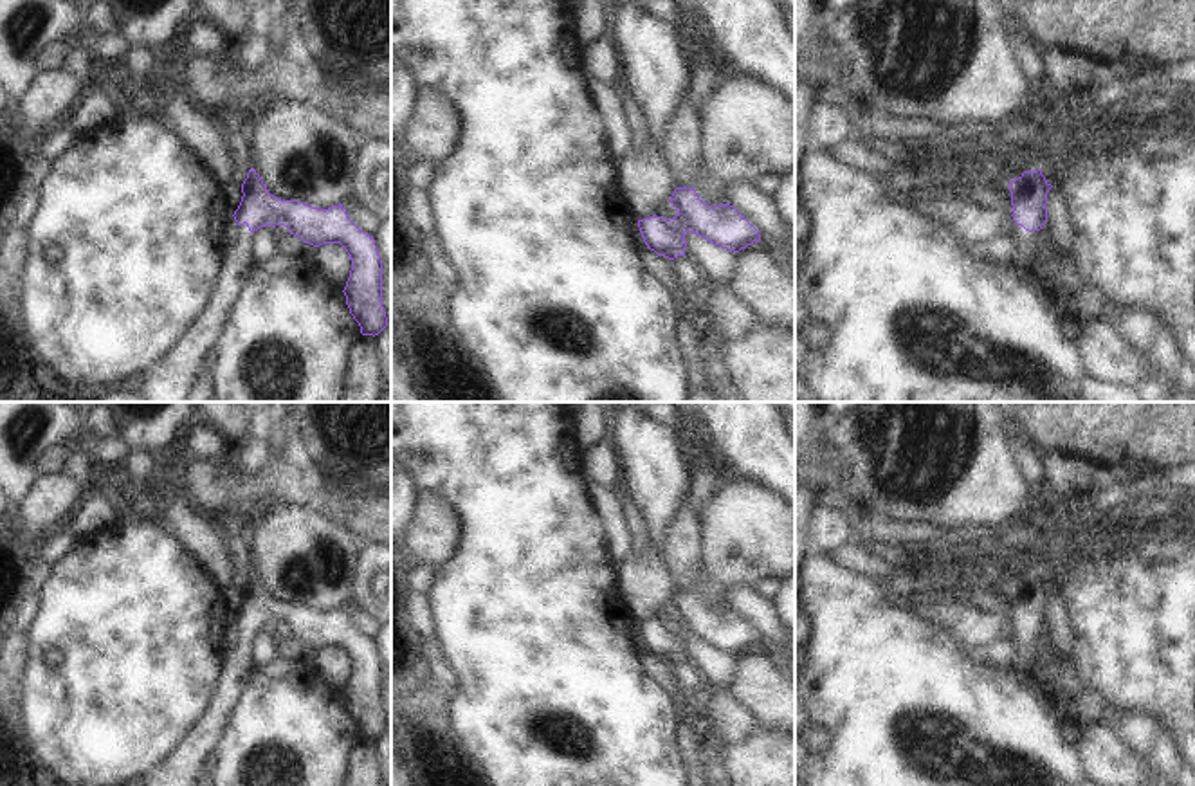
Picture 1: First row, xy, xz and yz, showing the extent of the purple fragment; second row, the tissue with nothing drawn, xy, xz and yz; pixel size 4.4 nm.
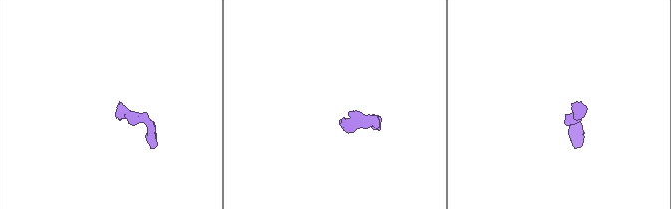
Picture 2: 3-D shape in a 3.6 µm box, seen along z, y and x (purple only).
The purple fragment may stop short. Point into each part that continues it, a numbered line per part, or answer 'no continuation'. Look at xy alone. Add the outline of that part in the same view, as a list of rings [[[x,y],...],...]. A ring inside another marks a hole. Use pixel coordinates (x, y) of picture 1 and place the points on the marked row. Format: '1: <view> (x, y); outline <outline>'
1: xy (168, 379); outline [[[247,224],[227,242],[207,303],[186,326],[177,343],[142,375],[137,393],[146,402],[186,402],[205,355],[213,350],[225,321],[242,292],[245,274],[254,265]]]

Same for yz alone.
1: yz (1028, 247); outline [[[1022,225],[1015,227],[1013,238],[1018,242],[1018,252],[1013,258],[1013,263],[1018,270],[1033,270],[1038,256],[1038,242]]]

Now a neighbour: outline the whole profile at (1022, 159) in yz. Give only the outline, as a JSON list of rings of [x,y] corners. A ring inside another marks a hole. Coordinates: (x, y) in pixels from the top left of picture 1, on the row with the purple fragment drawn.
[[[1017,146],[1008,159],[1006,166],[1000,169],[1004,182],[1022,177],[1024,171],[1038,171],[1044,164],[1038,160],[1038,151],[1033,146]]]

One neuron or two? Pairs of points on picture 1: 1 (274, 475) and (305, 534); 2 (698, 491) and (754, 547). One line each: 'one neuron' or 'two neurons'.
1: two neurons
2: two neurons

